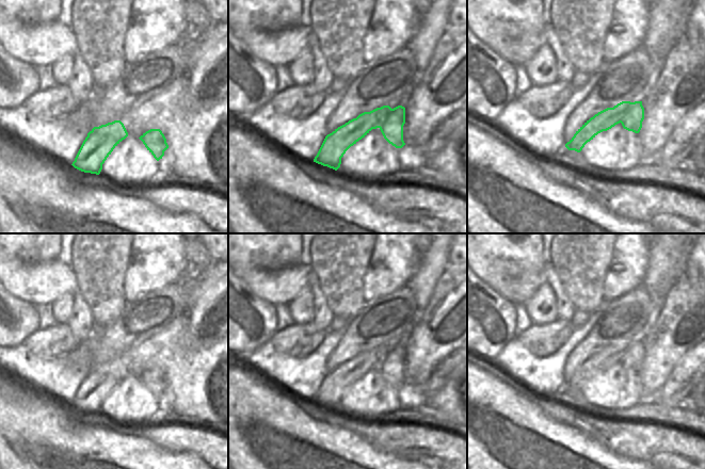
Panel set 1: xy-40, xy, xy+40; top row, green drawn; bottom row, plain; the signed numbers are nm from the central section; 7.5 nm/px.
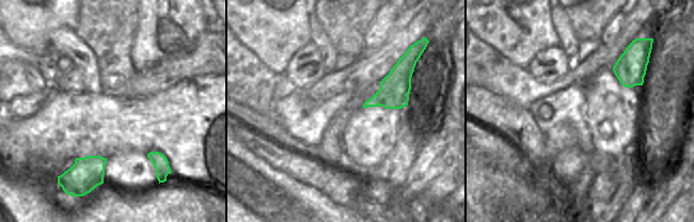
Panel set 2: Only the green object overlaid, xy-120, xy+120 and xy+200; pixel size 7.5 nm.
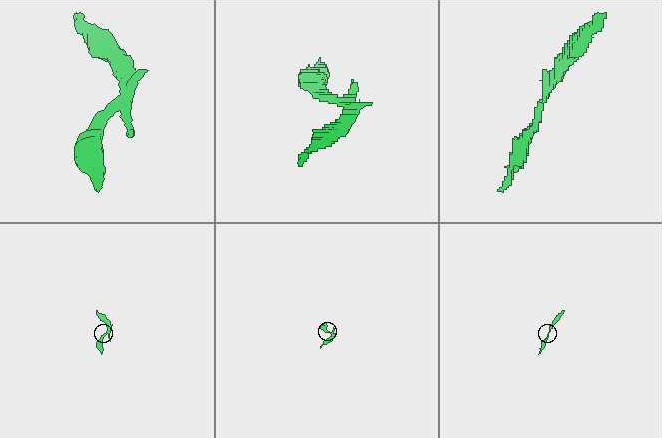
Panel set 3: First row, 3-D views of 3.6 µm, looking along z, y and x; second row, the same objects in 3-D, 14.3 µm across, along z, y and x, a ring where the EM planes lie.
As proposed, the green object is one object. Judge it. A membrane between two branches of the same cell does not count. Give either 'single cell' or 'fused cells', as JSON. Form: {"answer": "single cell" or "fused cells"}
{"answer": "fused cells"}

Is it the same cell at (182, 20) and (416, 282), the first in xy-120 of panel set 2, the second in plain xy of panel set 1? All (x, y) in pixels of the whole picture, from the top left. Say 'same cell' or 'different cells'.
different cells

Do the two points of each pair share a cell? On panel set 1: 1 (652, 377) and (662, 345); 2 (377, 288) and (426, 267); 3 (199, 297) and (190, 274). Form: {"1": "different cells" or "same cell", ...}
{"1": "same cell", "2": "different cells", "3": "different cells"}

